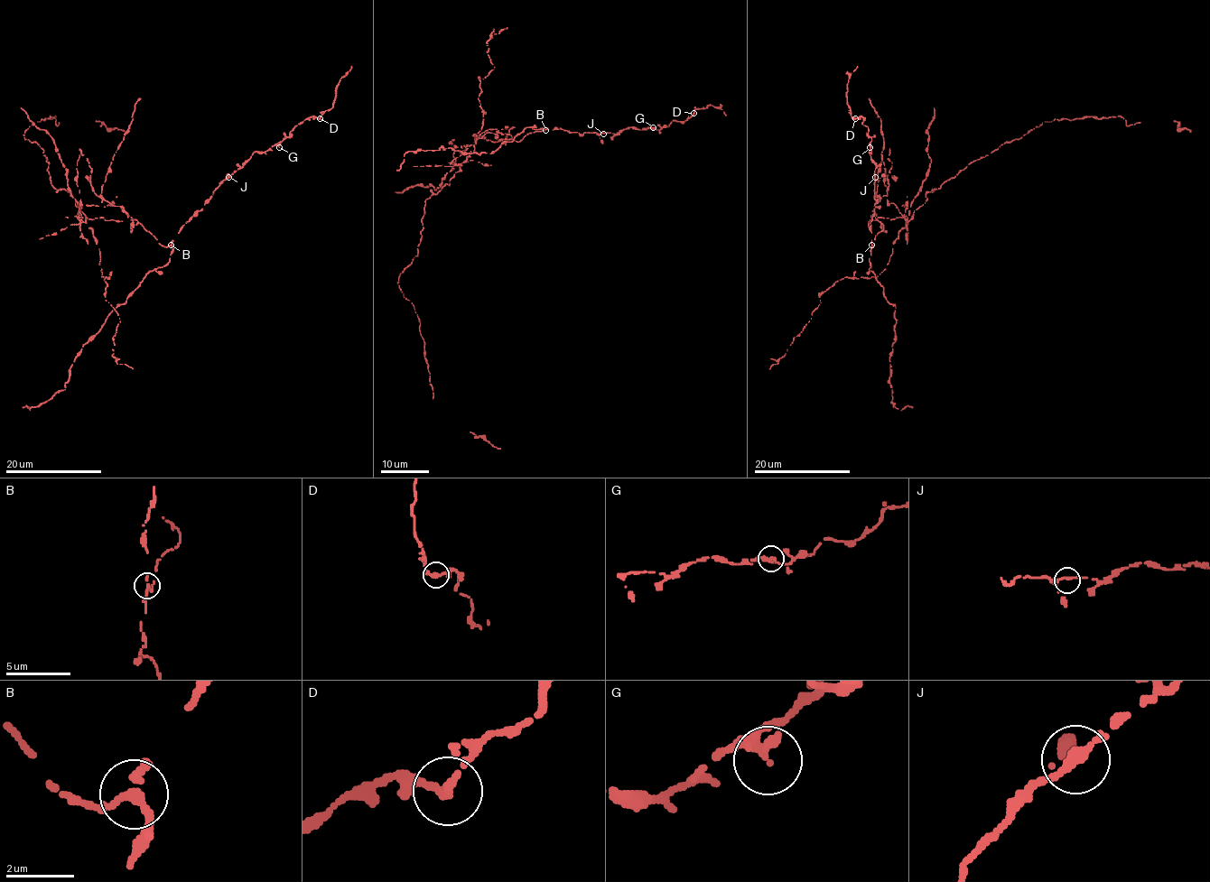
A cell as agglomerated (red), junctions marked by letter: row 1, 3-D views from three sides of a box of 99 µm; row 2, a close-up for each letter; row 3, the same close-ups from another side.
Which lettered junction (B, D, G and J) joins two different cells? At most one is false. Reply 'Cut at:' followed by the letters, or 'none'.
Cut at: B

